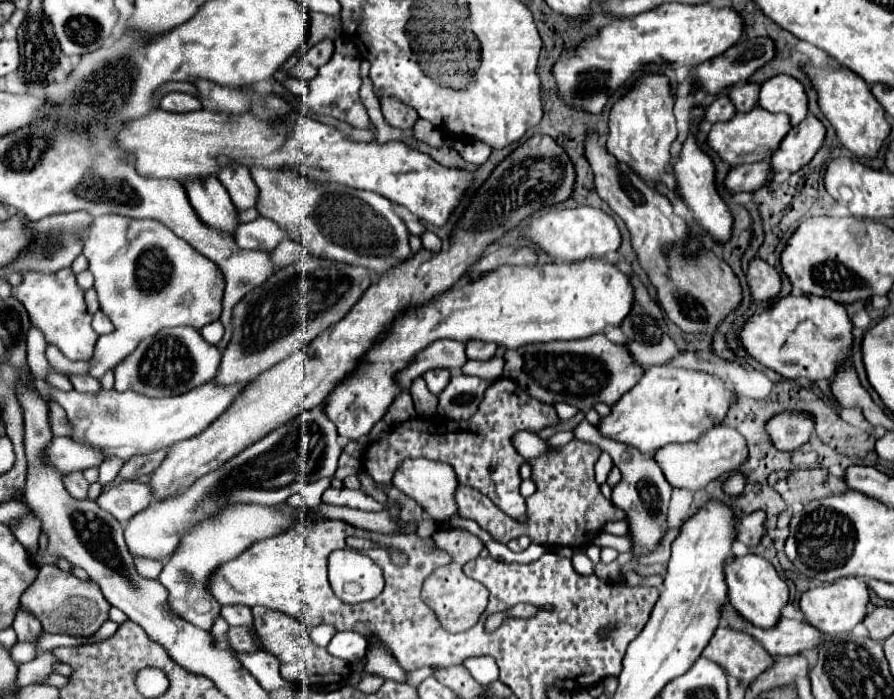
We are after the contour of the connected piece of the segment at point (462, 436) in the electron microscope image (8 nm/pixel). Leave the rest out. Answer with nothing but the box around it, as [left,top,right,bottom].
[363,379,559,522]

